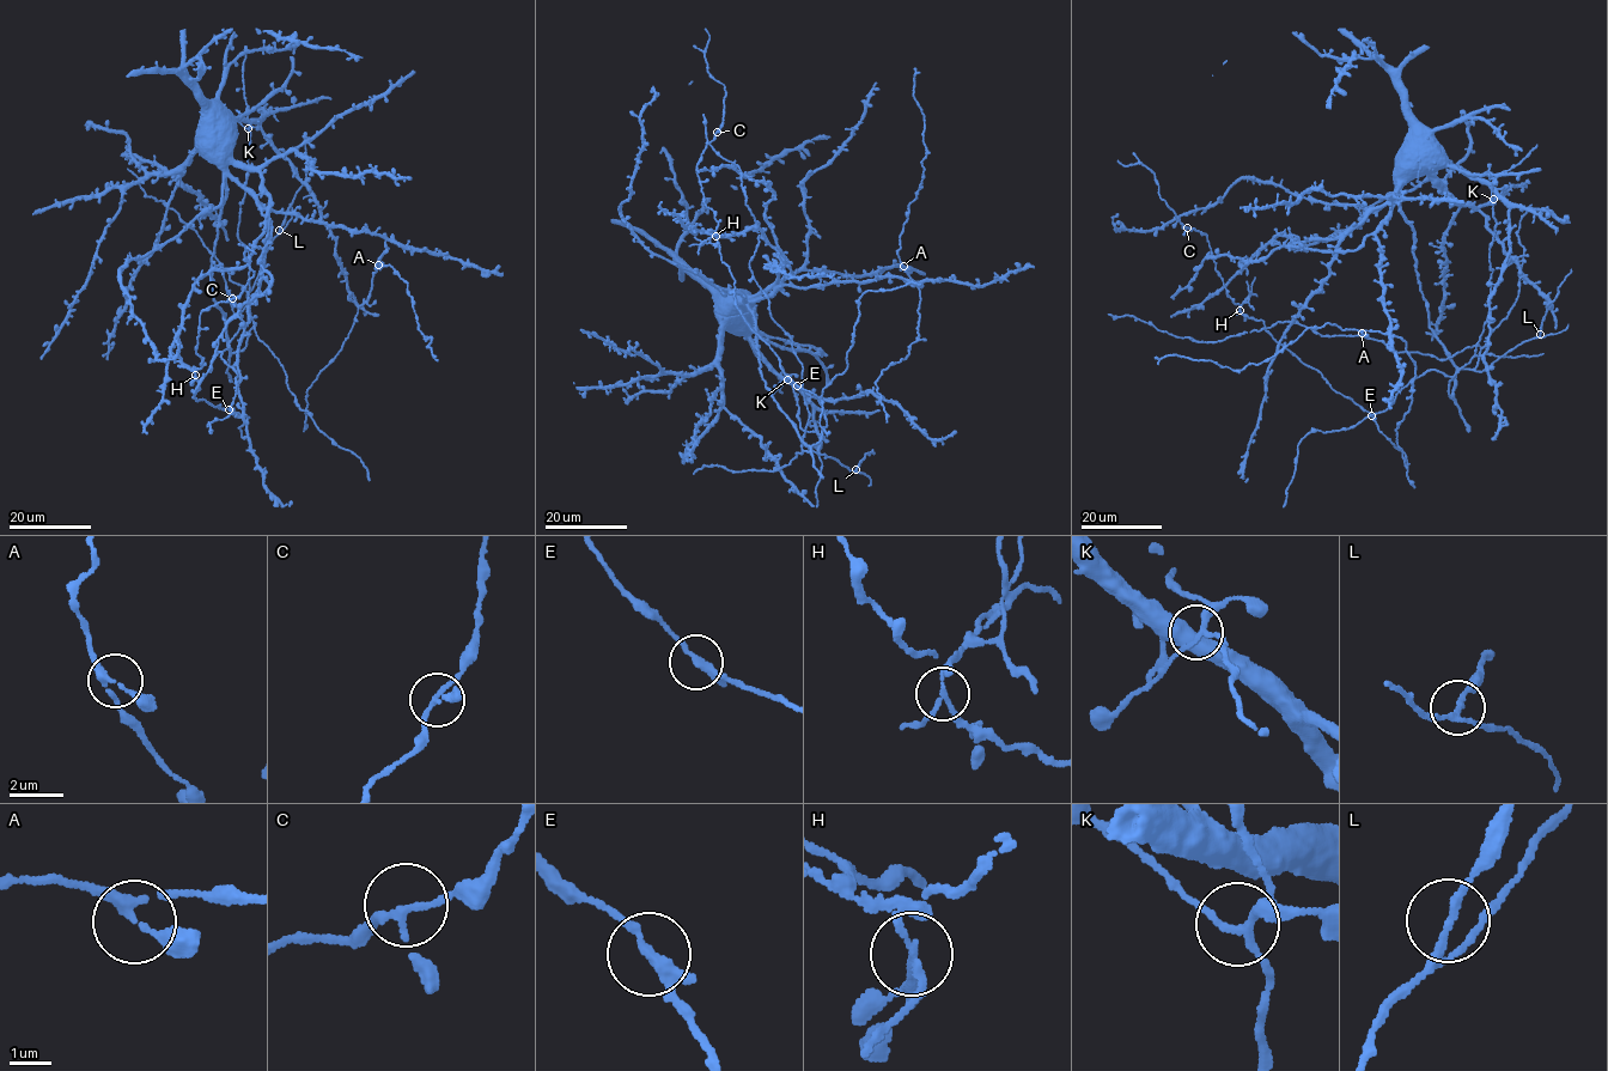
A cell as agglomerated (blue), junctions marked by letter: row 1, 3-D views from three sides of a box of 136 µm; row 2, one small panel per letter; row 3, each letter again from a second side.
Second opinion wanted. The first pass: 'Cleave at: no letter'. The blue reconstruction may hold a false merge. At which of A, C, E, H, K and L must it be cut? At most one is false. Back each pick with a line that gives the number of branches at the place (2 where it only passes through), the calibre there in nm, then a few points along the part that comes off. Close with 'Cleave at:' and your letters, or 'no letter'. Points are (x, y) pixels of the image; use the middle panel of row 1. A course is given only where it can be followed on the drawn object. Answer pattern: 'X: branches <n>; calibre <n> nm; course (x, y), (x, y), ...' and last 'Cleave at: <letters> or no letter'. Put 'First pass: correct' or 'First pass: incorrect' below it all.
H: branches 3; calibre 150 nm; course (716, 235), (688, 245)
Cleave at: H
First pass: incorrect

